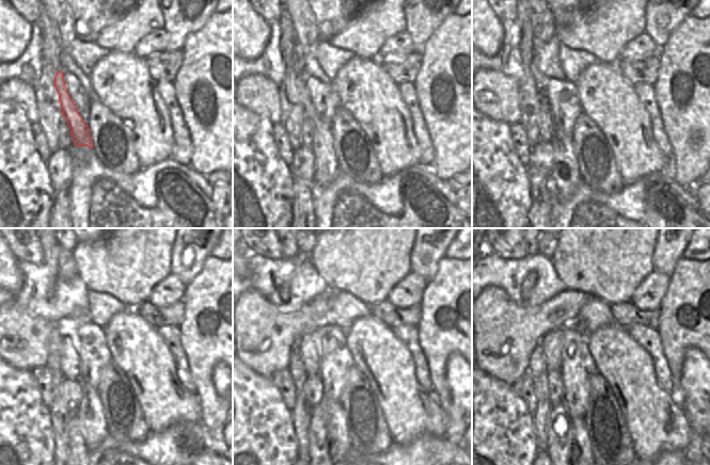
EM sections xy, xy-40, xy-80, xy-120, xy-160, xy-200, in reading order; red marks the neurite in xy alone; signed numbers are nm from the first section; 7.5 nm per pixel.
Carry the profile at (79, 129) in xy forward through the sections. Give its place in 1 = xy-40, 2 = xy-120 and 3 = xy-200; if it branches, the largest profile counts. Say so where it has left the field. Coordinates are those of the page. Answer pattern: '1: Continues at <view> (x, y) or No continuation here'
1: Continues at xy-40 (326, 162)
2: Continues at xy-120 (90, 411)
3: Continues at xy-200 (580, 444).

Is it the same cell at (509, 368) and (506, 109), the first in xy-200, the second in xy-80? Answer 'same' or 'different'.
same

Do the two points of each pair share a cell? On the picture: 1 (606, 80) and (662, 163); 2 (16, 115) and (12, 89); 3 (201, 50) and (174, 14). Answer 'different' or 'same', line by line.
1: same
2: different
3: different

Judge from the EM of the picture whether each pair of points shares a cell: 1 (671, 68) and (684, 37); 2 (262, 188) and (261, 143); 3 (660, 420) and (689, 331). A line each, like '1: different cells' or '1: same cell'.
1: same cell
2: same cell
3: different cells

